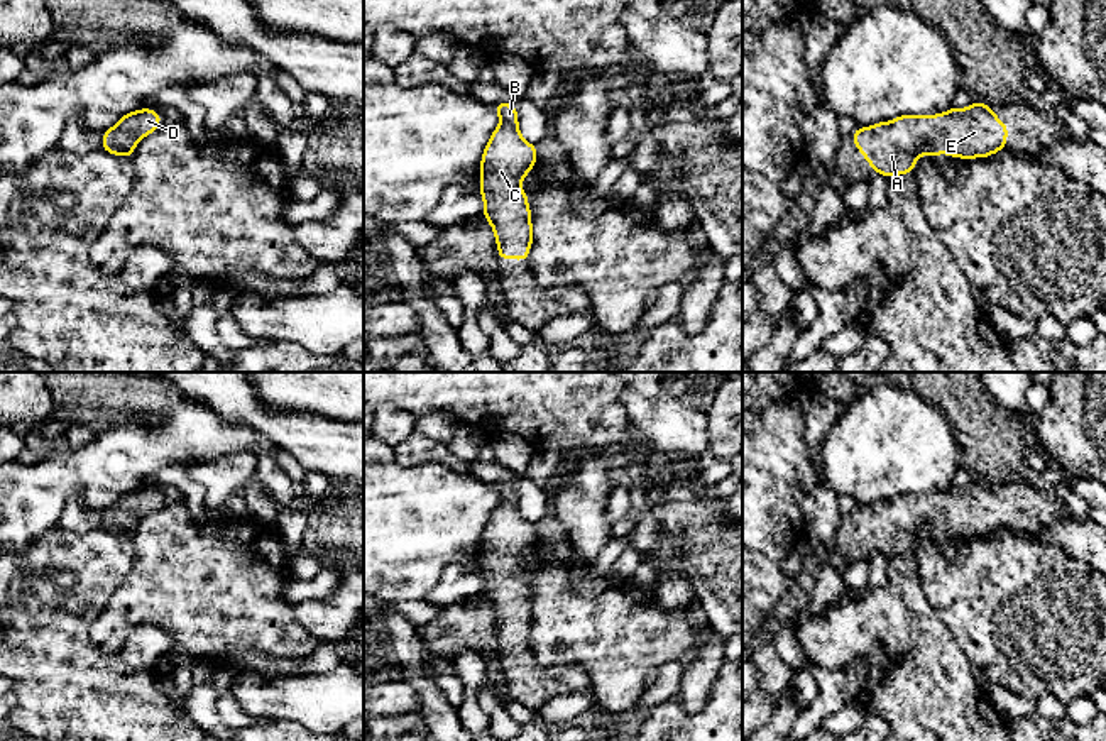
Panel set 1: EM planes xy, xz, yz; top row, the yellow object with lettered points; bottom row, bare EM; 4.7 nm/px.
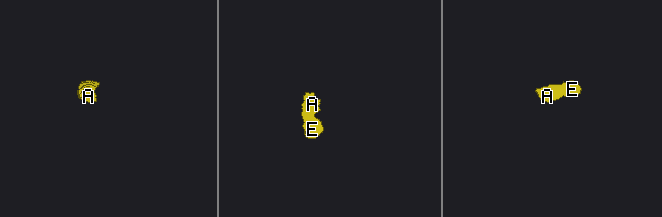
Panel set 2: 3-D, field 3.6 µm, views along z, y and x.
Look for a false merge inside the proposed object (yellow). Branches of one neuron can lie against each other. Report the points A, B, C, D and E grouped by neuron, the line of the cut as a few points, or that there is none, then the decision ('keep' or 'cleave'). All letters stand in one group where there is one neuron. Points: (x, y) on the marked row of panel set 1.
A B C D E | no cut | keep

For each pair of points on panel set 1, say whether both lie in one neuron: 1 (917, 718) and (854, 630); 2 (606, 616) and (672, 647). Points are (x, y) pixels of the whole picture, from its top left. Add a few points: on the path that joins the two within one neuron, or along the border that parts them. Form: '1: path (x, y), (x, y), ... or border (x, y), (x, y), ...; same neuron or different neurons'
1: path (893, 694), (875, 686), (875, 653); same neuron
2: path (623, 633), (628, 636), (655, 636); same neuron

